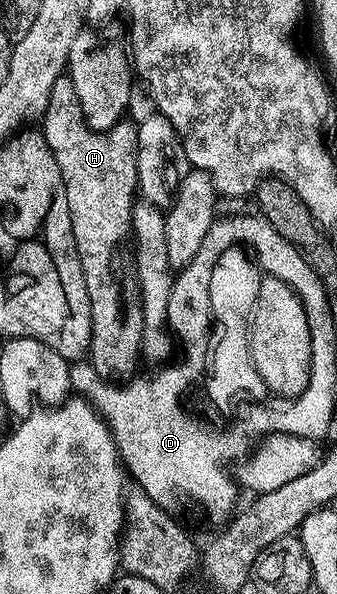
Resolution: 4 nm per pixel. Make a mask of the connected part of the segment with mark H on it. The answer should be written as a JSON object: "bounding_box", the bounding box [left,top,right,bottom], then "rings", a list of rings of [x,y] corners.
{"bounding_box":[41,74,143,382],"rings":[[[64,74],[53,82],[47,111],[41,117],[41,131],[47,138],[53,158],[57,158],[57,166],[61,166],[65,198],[69,198],[67,219],[71,221],[73,230],[73,252],[79,258],[85,290],[89,294],[89,361],[92,370],[108,382],[130,381],[141,361],[143,323],[139,295],[132,290],[133,272],[129,267],[129,252],[123,249],[123,243],[126,240],[128,243],[132,233],[131,213],[139,187],[139,129],[127,118],[118,120],[103,132],[92,129],[83,119],[83,111],[77,102],[77,90],[73,90],[70,75]]]}

